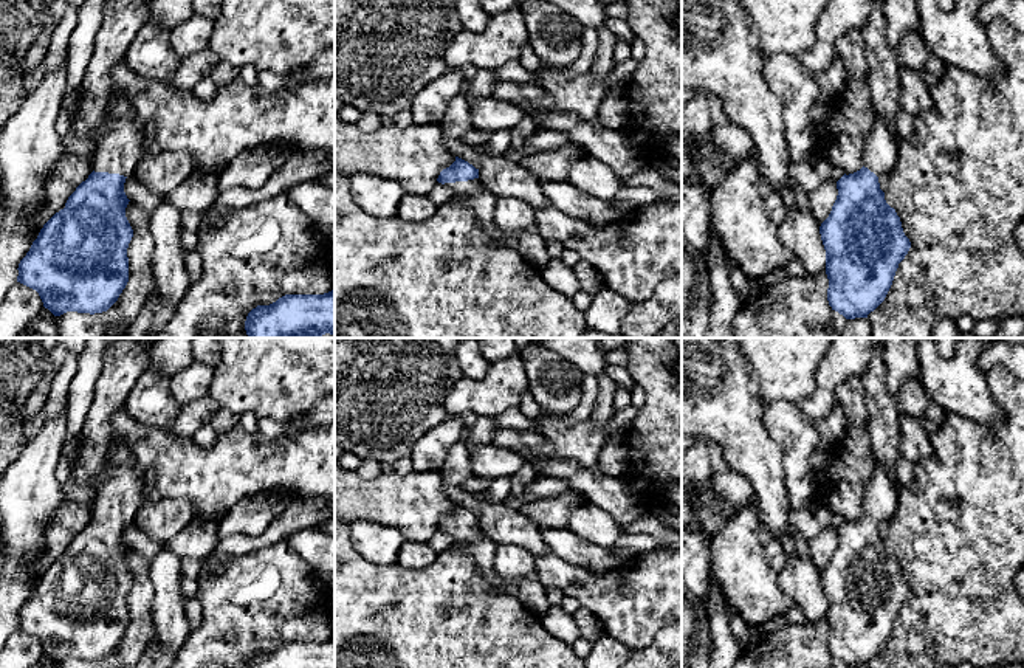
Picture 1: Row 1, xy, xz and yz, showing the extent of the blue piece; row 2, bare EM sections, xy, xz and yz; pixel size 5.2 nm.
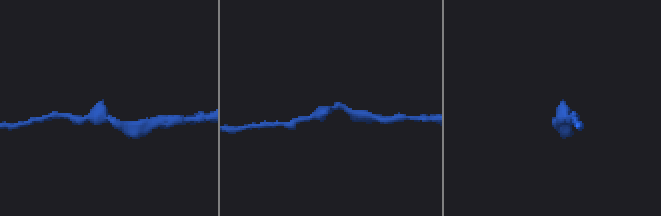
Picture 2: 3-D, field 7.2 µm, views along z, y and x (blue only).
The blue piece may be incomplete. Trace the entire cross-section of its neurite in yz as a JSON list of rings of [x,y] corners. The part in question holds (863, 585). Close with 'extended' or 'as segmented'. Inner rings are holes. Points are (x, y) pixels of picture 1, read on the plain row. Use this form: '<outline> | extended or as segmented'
[[[875,463],[868,484],[863,515],[837,529],[838,542],[820,581],[826,597],[827,648],[846,666],[868,665],[886,645],[899,611],[911,595],[900,564],[885,547],[878,524],[891,521],[899,508],[900,485],[889,479],[888,470]]] | extended

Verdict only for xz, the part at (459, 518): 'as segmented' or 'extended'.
extended

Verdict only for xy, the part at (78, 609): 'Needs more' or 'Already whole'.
Needs more

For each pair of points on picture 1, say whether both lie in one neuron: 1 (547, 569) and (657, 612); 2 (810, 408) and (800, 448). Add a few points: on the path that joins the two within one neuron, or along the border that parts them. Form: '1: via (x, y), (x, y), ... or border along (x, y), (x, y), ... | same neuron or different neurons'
1: via (575, 577), (597, 594), (629, 600) | same neuron
2: border along (797, 403), (814, 417) | different neurons

